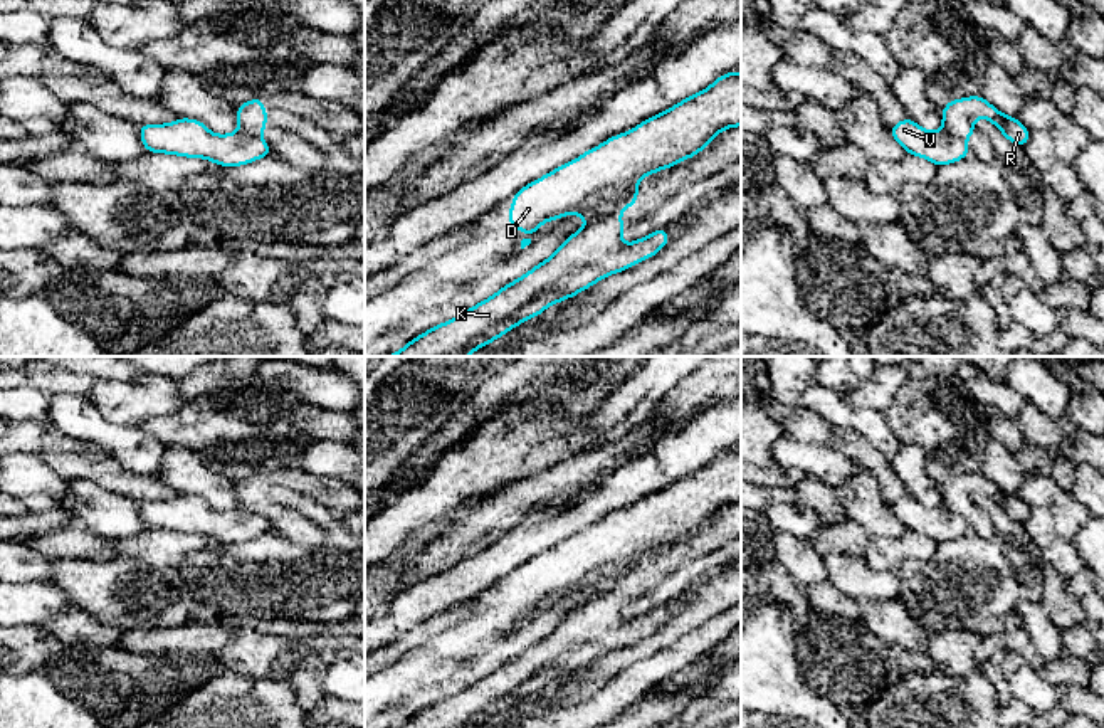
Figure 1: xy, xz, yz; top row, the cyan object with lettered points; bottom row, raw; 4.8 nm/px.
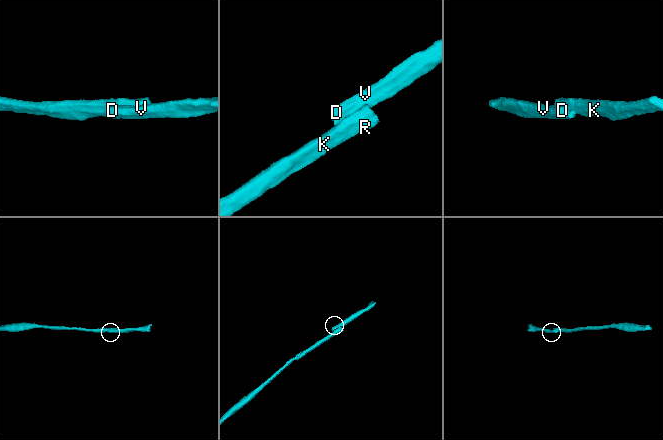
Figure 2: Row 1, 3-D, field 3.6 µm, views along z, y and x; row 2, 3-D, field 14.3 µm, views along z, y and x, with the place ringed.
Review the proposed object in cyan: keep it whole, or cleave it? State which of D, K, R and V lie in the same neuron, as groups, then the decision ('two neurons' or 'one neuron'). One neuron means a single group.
D V / K R | two neurons

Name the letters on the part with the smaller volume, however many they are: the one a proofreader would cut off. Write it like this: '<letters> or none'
D, V

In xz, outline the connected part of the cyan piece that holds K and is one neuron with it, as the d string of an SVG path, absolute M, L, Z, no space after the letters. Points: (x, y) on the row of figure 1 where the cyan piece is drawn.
M635 187L612 207L610 214L586 222L551 257L524 276L386 356L467 356L541 314L548 306L655 256L670 240L665 227L632 244L622 242L625 225L620 214L637 198Z

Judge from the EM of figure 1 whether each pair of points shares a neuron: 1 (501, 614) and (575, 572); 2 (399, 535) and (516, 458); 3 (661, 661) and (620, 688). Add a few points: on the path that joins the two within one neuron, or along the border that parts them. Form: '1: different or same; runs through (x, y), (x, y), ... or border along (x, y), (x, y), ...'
1: same; runs through (520, 596), (538, 577), (557, 572)
2: same; runs through (425, 505), (464, 471), (486, 464)
3: same; runs through (651, 669), (630, 683)

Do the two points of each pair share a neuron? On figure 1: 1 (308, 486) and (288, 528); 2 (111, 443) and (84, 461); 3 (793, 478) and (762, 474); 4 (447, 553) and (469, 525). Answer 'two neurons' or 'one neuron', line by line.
1: one neuron
2: two neurons
3: one neuron
4: one neuron

